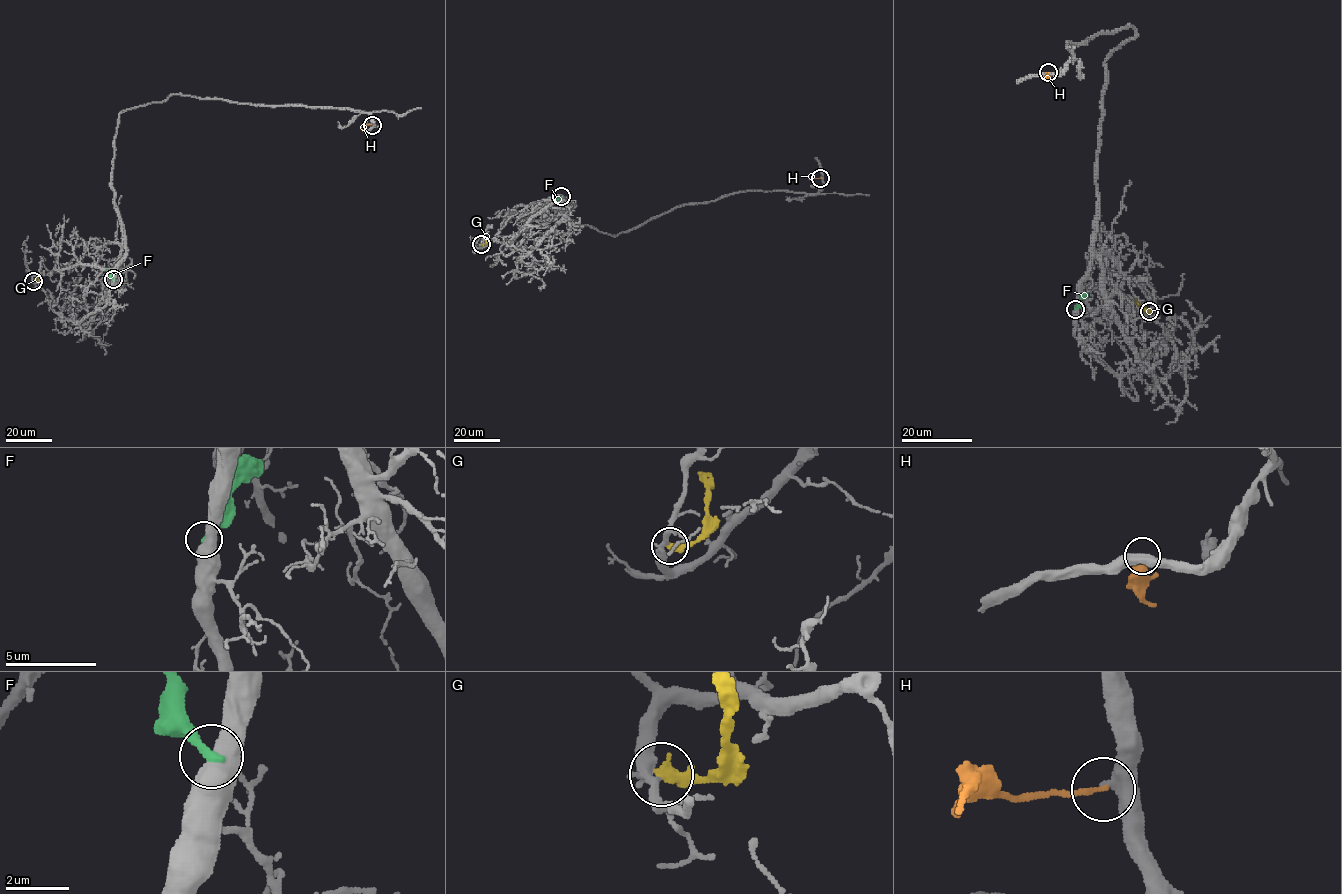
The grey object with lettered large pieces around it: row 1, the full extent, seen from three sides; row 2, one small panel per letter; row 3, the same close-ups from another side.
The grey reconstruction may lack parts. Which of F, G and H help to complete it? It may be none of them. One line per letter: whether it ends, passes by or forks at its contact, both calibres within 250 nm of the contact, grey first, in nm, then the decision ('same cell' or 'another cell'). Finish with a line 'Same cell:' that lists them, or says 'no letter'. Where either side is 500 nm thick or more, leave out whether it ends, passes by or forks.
F: 550 nm thick on the grey side, 280 nm on the other; another cell
G: it ends there; 300 nm thick on the grey side, 400 nm on the other; another cell
H: it ends there; 360 nm thick on the grey side, 160 nm on the other; same cell
Same cell: H

